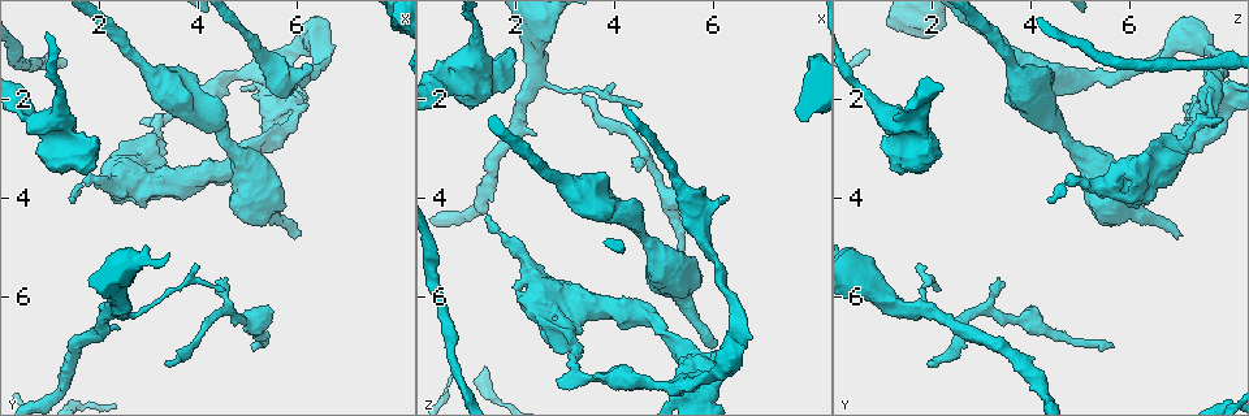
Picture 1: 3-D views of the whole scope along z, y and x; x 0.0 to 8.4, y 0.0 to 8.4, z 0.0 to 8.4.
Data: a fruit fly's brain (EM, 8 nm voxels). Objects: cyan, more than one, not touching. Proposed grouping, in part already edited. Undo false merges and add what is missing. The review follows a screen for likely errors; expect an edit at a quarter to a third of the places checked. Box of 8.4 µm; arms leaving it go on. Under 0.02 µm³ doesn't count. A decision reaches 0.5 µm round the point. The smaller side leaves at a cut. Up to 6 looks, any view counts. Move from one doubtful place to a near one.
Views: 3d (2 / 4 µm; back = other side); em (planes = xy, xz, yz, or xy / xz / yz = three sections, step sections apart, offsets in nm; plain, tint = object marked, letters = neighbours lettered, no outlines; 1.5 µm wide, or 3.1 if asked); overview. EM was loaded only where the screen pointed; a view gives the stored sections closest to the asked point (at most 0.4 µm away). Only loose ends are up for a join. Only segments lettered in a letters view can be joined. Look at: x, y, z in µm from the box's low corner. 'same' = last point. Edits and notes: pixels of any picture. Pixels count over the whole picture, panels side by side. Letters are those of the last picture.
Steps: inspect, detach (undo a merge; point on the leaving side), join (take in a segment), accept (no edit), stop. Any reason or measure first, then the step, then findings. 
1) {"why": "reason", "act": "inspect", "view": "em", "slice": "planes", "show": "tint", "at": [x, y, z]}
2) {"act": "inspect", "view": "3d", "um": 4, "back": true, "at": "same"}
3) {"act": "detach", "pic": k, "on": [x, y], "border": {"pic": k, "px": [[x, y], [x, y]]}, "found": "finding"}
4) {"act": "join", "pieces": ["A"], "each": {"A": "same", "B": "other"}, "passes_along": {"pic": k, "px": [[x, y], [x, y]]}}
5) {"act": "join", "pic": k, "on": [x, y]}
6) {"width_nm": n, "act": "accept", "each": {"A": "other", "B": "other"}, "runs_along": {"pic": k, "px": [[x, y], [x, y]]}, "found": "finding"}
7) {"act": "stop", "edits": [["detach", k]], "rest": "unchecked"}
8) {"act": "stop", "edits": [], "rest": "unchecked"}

{"why": "a fork", "act": "inspect", "view": "3d", "um": 2, "at": [5.05, 6.50, 4.05]}

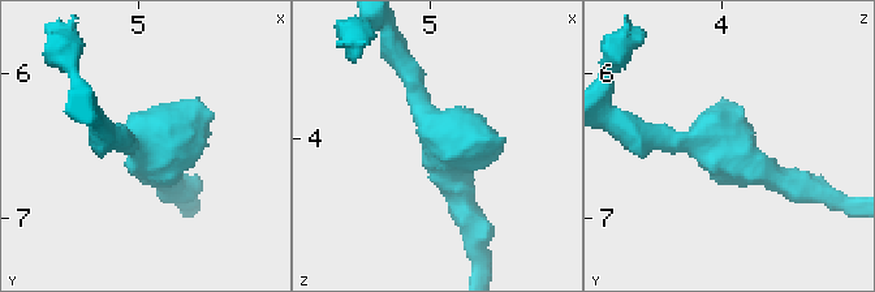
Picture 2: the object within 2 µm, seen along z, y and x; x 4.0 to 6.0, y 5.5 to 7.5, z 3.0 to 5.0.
{"why": "need the tissue", "act": "inspect", "view": "em", "slice": "yz", "step": 4, "show": "tint", "at": [5.10, 6.50, 4.02]}

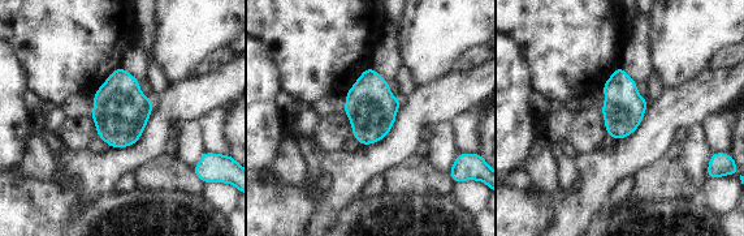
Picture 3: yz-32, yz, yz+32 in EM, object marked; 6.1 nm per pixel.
{"why": "another direction", "act": "inspect", "view": "em", "slice": "planes", "show": "letters", "at": "same"}

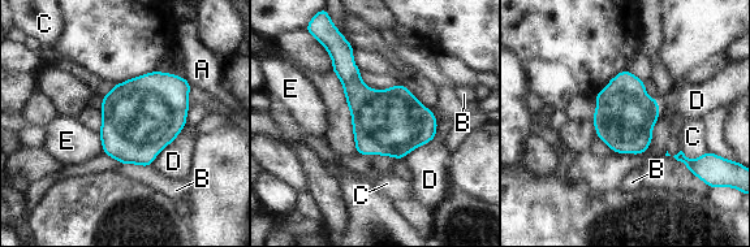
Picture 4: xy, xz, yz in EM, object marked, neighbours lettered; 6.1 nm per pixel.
{"longest_contact_nm": ["D", 440], "act": "accept", "each": {"A": "other", "B": "other", "C": "other", "D": "other", "E": "other"}, "border": {"pic": 4, "px": [[98, 133], [103, 152]]}, "found": "one cell here"}

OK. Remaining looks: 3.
{"why": "free end", "act": "inspect", "view": "em", "slice": "planes", "show": "letters", "at": [5.30, 7.00, 5.65]}

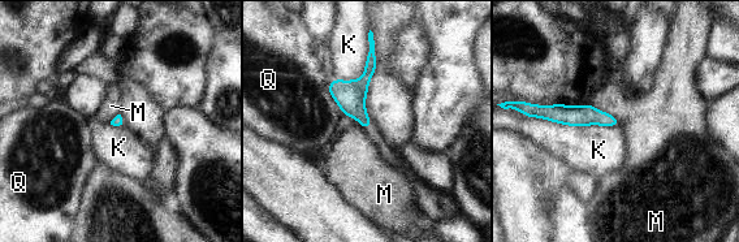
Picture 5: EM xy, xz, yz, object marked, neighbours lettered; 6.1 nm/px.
{"act": "accept", "each": {"K": "other", "M": "other", "Q": "other"}, "border": {"pic": 5, "px": [[527, 116], [570, 125], [619, 126]]}, "found": "no lettered segment goes on from it"}

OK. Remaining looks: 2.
{"why": "an open end", "act": "inspect", "view": "em", "slice": "planes", "show": "letters", "at": [5.95, 4.75, 7.00]}

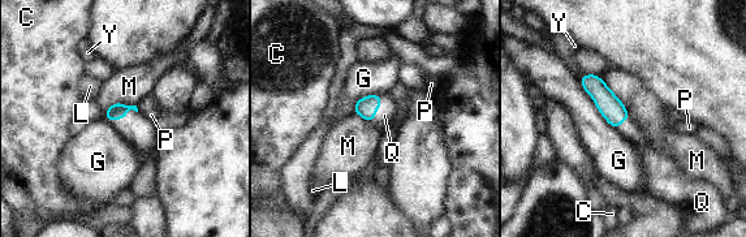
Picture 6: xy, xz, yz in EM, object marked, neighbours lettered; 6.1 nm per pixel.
{"longest_contact_nm": ["G", 400], "act": "join", "pieces": ["Q"], "each": {"C": "other", "G": "other", "L": "other", "M": "other", "P": "other", "Q": "same", "Y": "other"}, "found": "the cell continues"}

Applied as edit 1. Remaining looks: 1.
{"act": "stop", "edits": [["join", 6]], "rest": "unchecked"}

